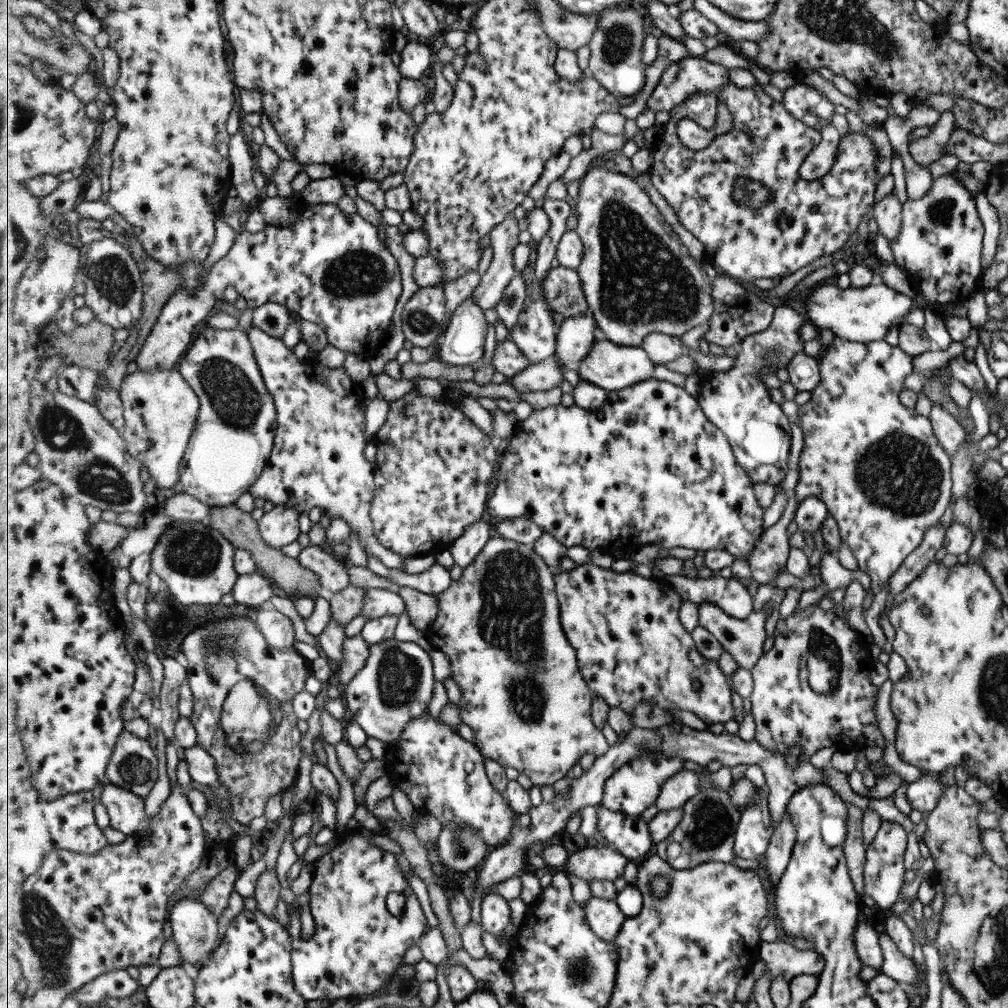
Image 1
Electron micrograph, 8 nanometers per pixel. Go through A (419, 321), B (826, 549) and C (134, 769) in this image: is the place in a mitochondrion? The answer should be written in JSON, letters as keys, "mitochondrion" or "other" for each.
{"A":"mitochondrion","B":"other","C":"mitochondrion"}

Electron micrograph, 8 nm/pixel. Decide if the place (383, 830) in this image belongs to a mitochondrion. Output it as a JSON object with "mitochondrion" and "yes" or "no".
{"mitochondrion":"no"}

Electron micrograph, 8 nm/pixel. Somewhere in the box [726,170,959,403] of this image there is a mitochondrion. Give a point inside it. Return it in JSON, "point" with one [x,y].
{"point":[941,211]}

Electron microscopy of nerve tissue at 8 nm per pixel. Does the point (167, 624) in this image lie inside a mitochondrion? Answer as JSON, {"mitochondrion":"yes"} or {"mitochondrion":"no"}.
{"mitochondrion":"no"}

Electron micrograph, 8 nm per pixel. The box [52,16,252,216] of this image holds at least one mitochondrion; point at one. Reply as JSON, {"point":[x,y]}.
{"point":[67,51]}

